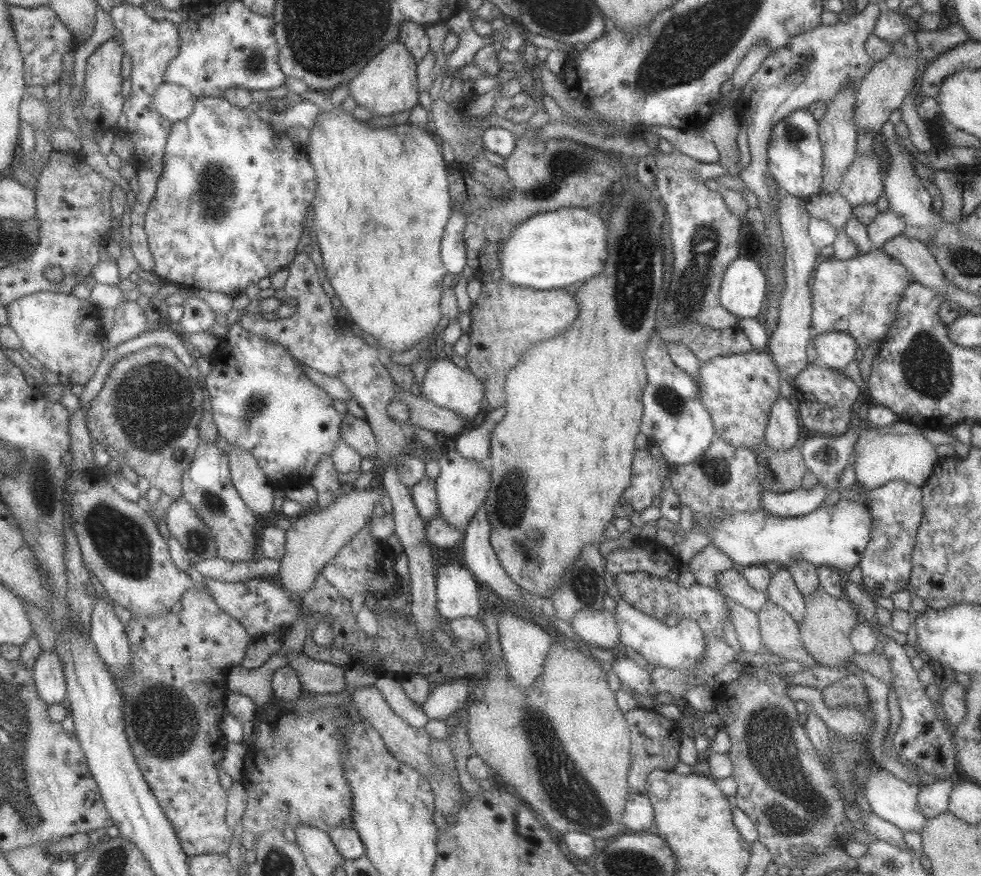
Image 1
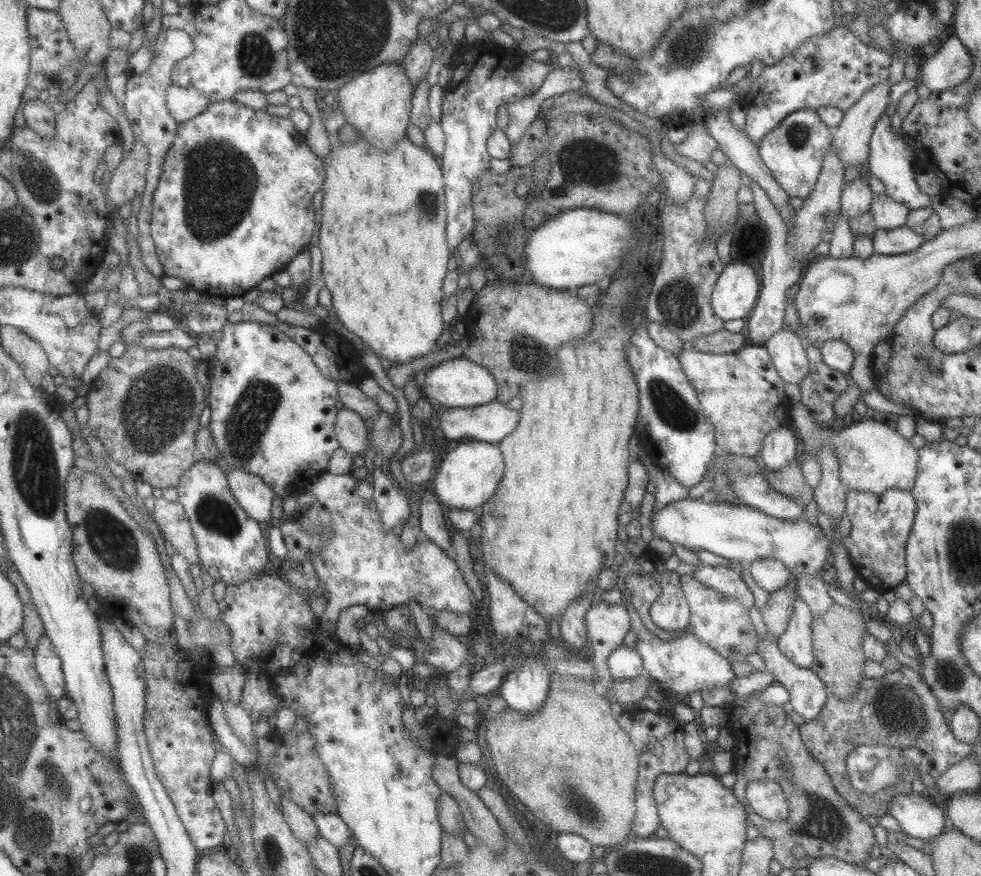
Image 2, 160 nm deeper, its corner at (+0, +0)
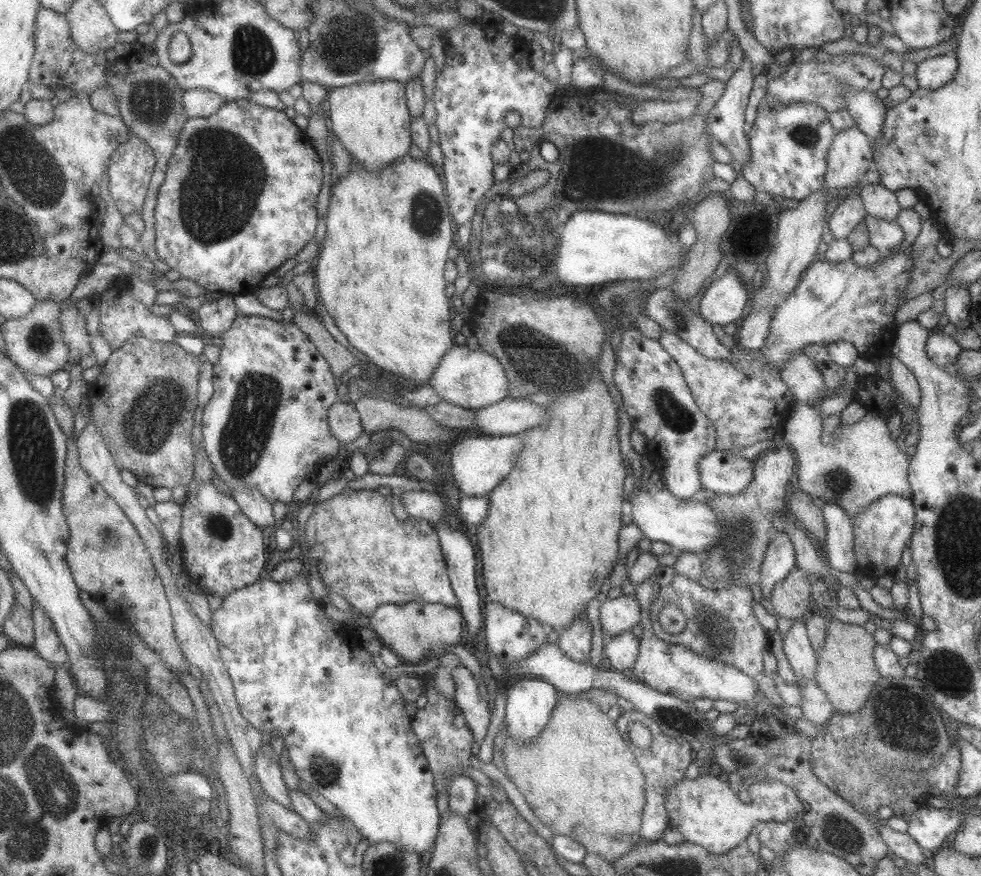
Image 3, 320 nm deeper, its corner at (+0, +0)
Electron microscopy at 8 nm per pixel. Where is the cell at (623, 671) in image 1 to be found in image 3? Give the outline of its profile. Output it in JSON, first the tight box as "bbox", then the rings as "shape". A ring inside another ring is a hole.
{"bbox":[603,631,639,672],"shape":[[[623,631],[605,641],[603,653],[607,656],[609,670],[622,672],[633,666],[637,659],[639,639],[631,631]]]}

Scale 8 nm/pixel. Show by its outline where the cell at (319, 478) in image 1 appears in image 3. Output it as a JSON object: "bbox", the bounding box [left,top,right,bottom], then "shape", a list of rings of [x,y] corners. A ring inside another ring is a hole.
{"bbox":[304,489,458,615],"shape":[[[376,489],[350,490],[317,502],[304,524],[307,556],[315,562],[322,584],[340,594],[355,612],[370,615],[379,605],[401,605],[409,601],[458,606],[448,579],[448,566],[440,549],[434,526],[423,519],[407,517],[399,521],[391,511],[390,499]]]}

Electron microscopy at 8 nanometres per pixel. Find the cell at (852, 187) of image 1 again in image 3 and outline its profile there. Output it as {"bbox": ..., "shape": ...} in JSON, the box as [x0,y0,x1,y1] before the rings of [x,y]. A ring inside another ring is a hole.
{"bbox":[827,193,866,239],"shape":[[[849,193],[843,202],[840,202],[833,210],[827,220],[827,229],[831,231],[833,239],[847,239],[855,226],[863,222],[866,216],[866,211],[862,204],[860,194]]]}

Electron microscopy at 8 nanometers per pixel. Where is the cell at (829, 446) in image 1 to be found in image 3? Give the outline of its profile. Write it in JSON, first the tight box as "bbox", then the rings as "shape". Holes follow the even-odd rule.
{"bbox":[819,502,857,574],"shape":[[[833,502],[819,503],[819,506],[826,522],[823,554],[828,561],[828,566],[847,574],[857,573],[850,516]]]}

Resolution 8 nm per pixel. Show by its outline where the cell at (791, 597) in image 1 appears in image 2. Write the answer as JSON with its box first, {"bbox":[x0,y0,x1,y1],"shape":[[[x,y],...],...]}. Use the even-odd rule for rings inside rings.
{"bbox":[776,594,813,669],"shape":[[[794,594],[792,615],[786,629],[778,636],[776,645],[789,662],[805,669],[810,669],[813,663],[811,623],[809,607]]]}

